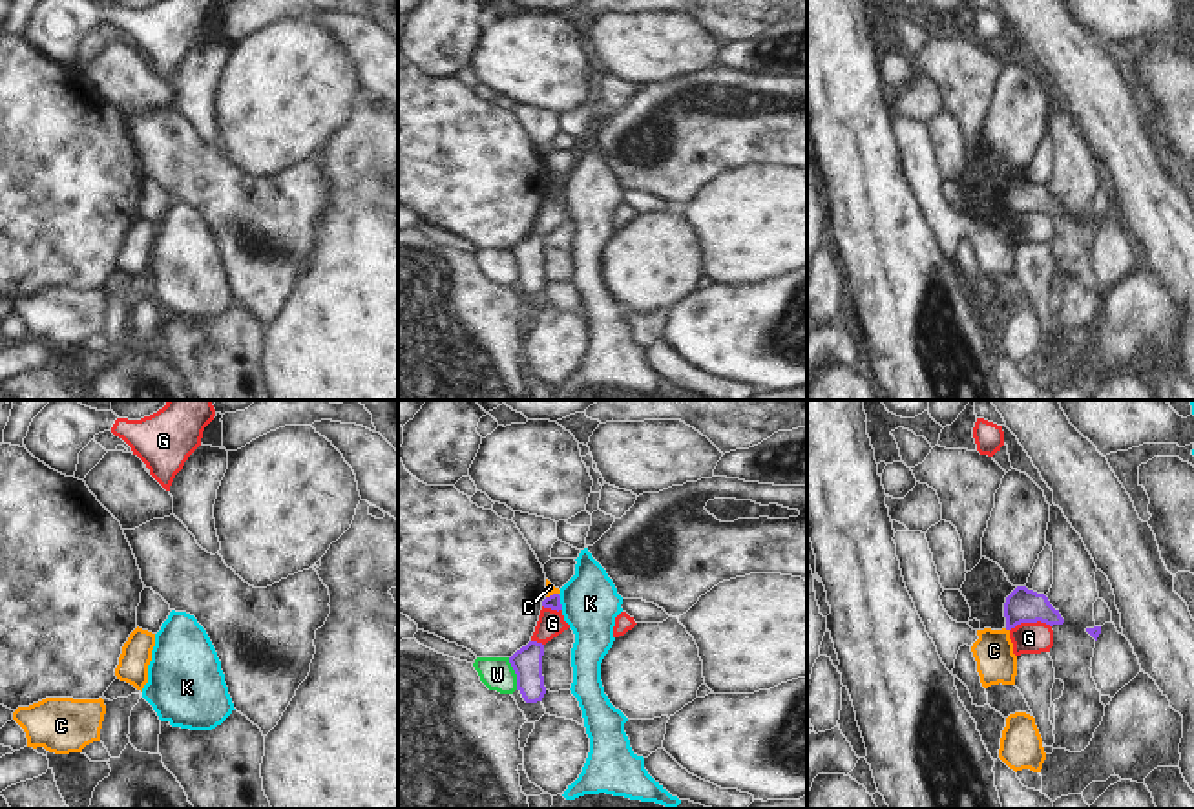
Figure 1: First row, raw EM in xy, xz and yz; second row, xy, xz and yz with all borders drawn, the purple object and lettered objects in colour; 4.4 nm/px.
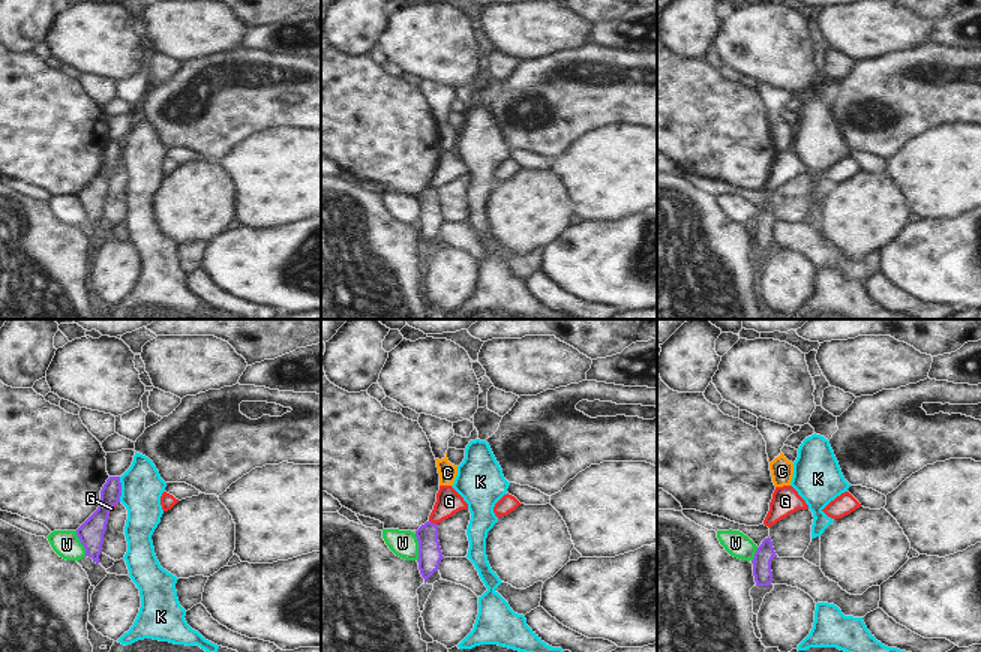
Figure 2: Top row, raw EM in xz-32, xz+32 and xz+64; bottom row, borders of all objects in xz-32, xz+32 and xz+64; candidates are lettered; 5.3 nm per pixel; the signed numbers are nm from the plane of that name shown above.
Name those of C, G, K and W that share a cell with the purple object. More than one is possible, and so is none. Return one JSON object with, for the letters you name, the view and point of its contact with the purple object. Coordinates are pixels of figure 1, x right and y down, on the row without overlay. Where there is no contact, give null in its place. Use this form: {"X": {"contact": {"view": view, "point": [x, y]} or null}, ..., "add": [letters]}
{"add": []}

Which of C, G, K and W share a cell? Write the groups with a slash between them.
C / G / K / W

